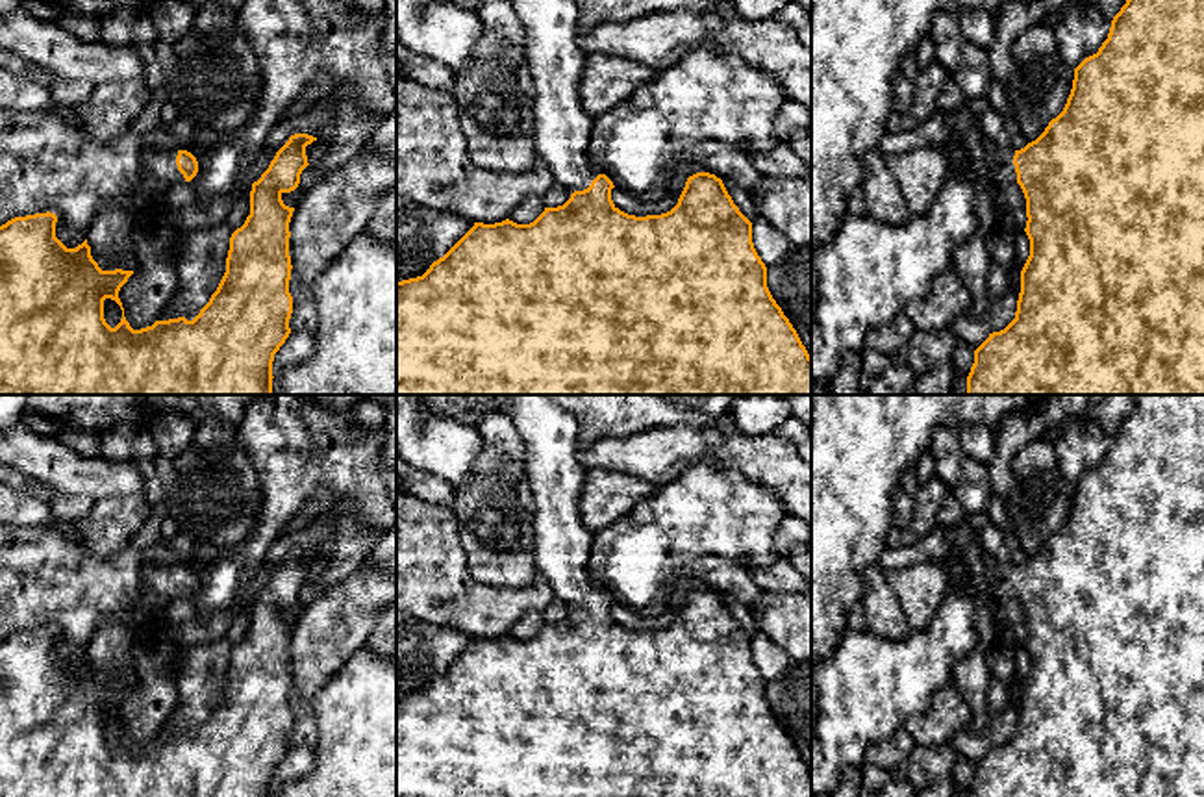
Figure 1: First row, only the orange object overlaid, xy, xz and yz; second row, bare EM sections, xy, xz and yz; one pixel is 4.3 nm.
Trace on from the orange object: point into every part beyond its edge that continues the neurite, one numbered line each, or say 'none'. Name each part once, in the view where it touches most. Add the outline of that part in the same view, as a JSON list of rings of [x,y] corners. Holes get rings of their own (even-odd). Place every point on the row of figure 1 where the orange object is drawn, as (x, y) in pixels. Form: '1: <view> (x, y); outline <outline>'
1: yz (1003, 173); outline [[[984,137],[984,145],[987,148],[987,154],[995,161],[995,167],[991,171],[993,183],[1000,189],[1010,183],[1017,183],[1017,172],[1013,165],[1015,150],[1011,146],[998,148],[995,146],[987,137]]]

